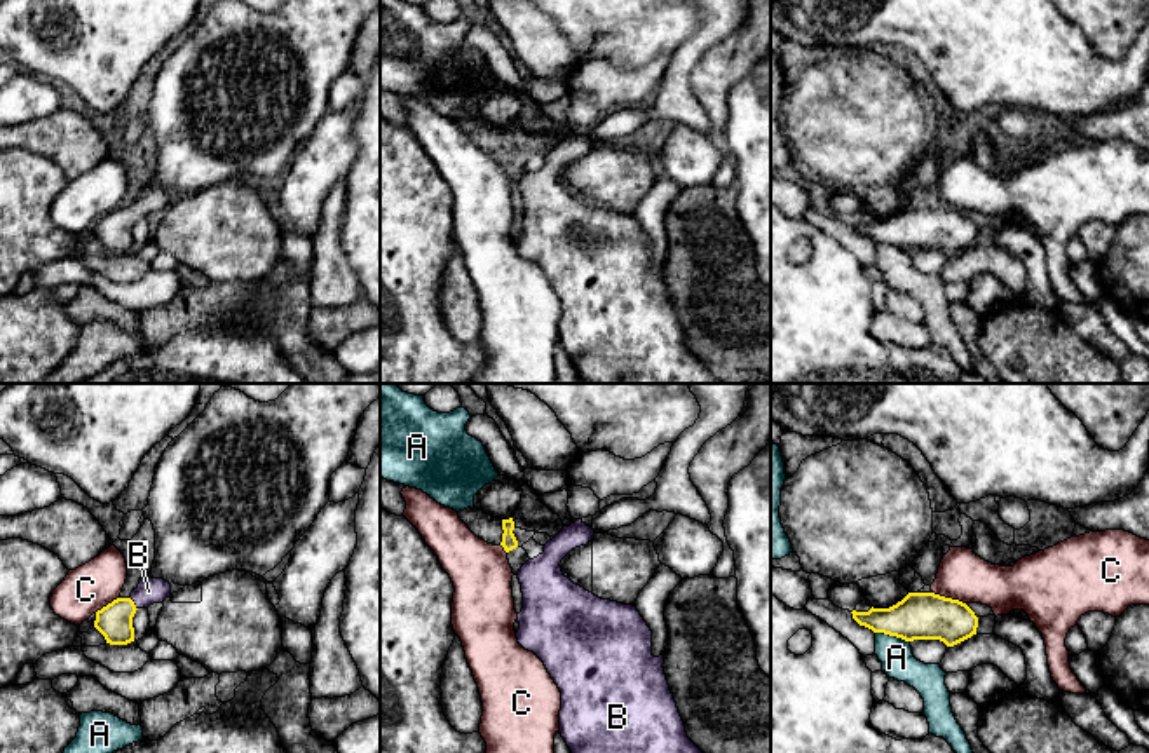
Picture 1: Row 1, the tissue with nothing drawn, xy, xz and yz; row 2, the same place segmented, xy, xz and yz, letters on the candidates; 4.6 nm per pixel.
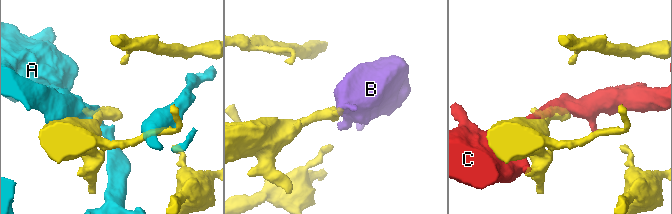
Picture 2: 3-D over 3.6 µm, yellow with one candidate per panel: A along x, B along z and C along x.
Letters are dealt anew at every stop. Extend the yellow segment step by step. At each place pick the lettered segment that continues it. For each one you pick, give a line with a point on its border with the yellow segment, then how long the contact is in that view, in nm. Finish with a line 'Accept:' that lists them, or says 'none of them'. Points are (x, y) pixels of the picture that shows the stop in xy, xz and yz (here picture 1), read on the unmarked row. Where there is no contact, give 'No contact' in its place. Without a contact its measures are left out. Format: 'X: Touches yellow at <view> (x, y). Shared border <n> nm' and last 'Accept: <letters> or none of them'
B: Touches yellow at xy (133, 213). Shared border 70 nm
Accept: B

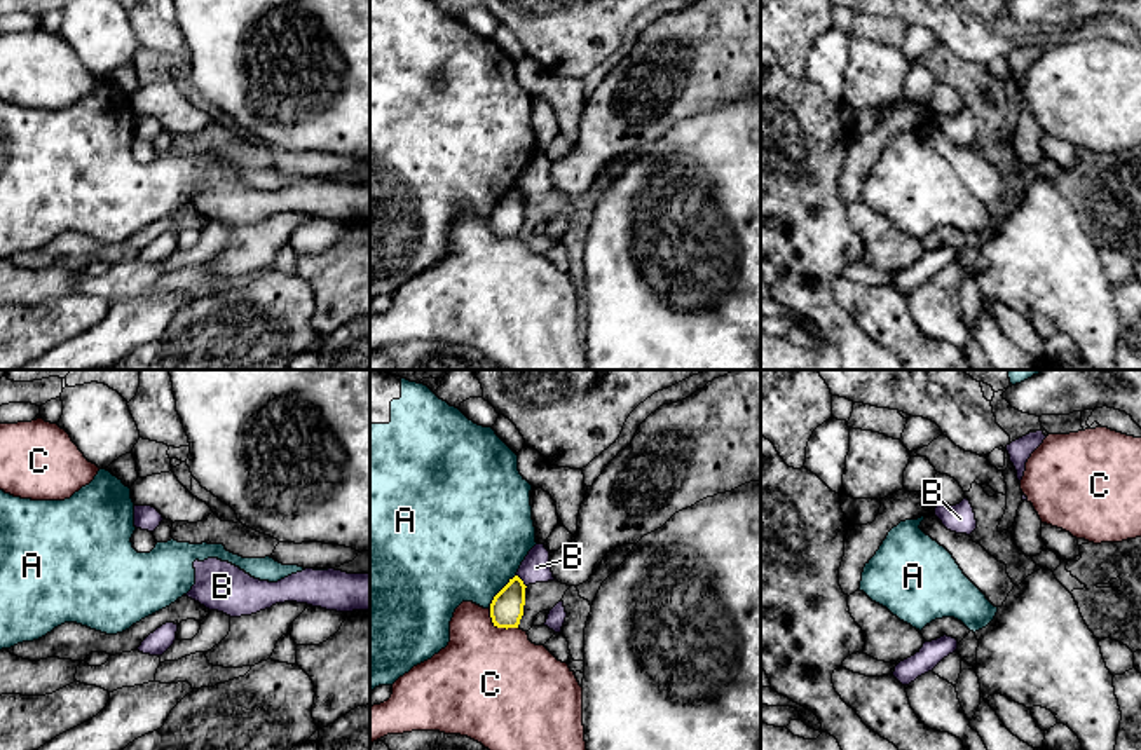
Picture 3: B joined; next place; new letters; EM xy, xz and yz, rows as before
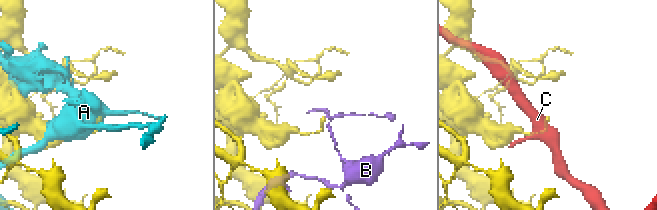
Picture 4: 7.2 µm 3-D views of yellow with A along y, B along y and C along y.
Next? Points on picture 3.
Accept: none of them

